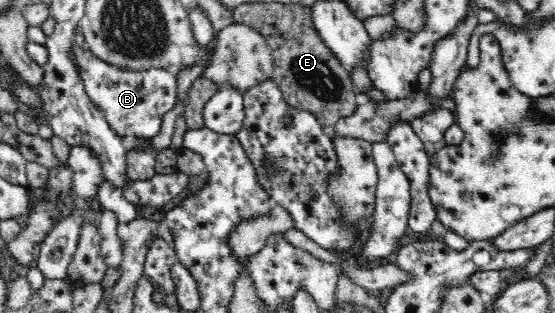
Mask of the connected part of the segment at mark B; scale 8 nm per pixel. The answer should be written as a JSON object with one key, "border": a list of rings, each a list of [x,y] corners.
{"border":[[[81,42],[73,47],[73,53],[85,90],[116,135],[121,139],[150,139],[158,135],[163,119],[177,104],[176,76],[162,67],[144,70],[116,67],[80,45]]]}

